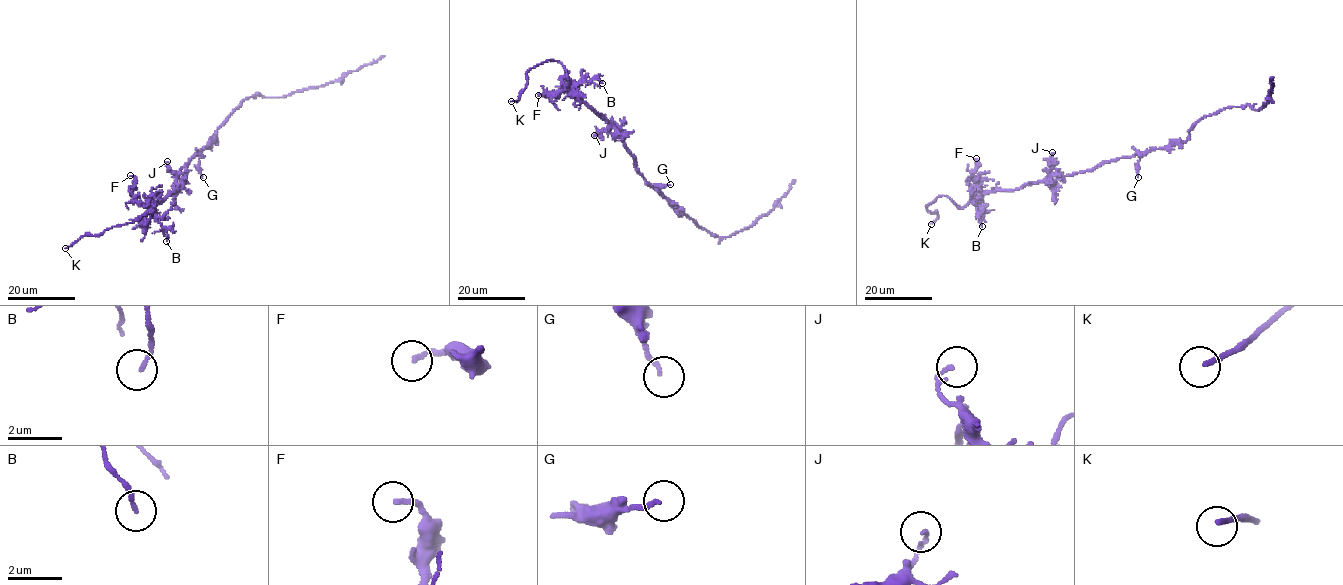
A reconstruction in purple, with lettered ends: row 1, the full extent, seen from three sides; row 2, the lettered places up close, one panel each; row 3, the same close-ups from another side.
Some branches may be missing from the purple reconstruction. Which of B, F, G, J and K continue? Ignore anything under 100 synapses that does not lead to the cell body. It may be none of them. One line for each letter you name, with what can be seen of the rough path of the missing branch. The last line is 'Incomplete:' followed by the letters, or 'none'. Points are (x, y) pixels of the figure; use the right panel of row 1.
K: Course of what is missing: (931, 224), (924, 227), (923, 237)
Incomplete: K

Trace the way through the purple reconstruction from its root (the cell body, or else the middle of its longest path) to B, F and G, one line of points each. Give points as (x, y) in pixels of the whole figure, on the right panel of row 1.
B: (1123, 157), (1103, 162), (1091, 170), (1032, 182), (1019, 189), (983, 193), (978, 198), (976, 207), (982, 226)
F: (1123, 157), (1103, 162), (1091, 170), (1032, 182), (1019, 189), (994, 190), (976, 189), (976, 158)
G: (1123, 157), (1139, 153), (1138, 177)

